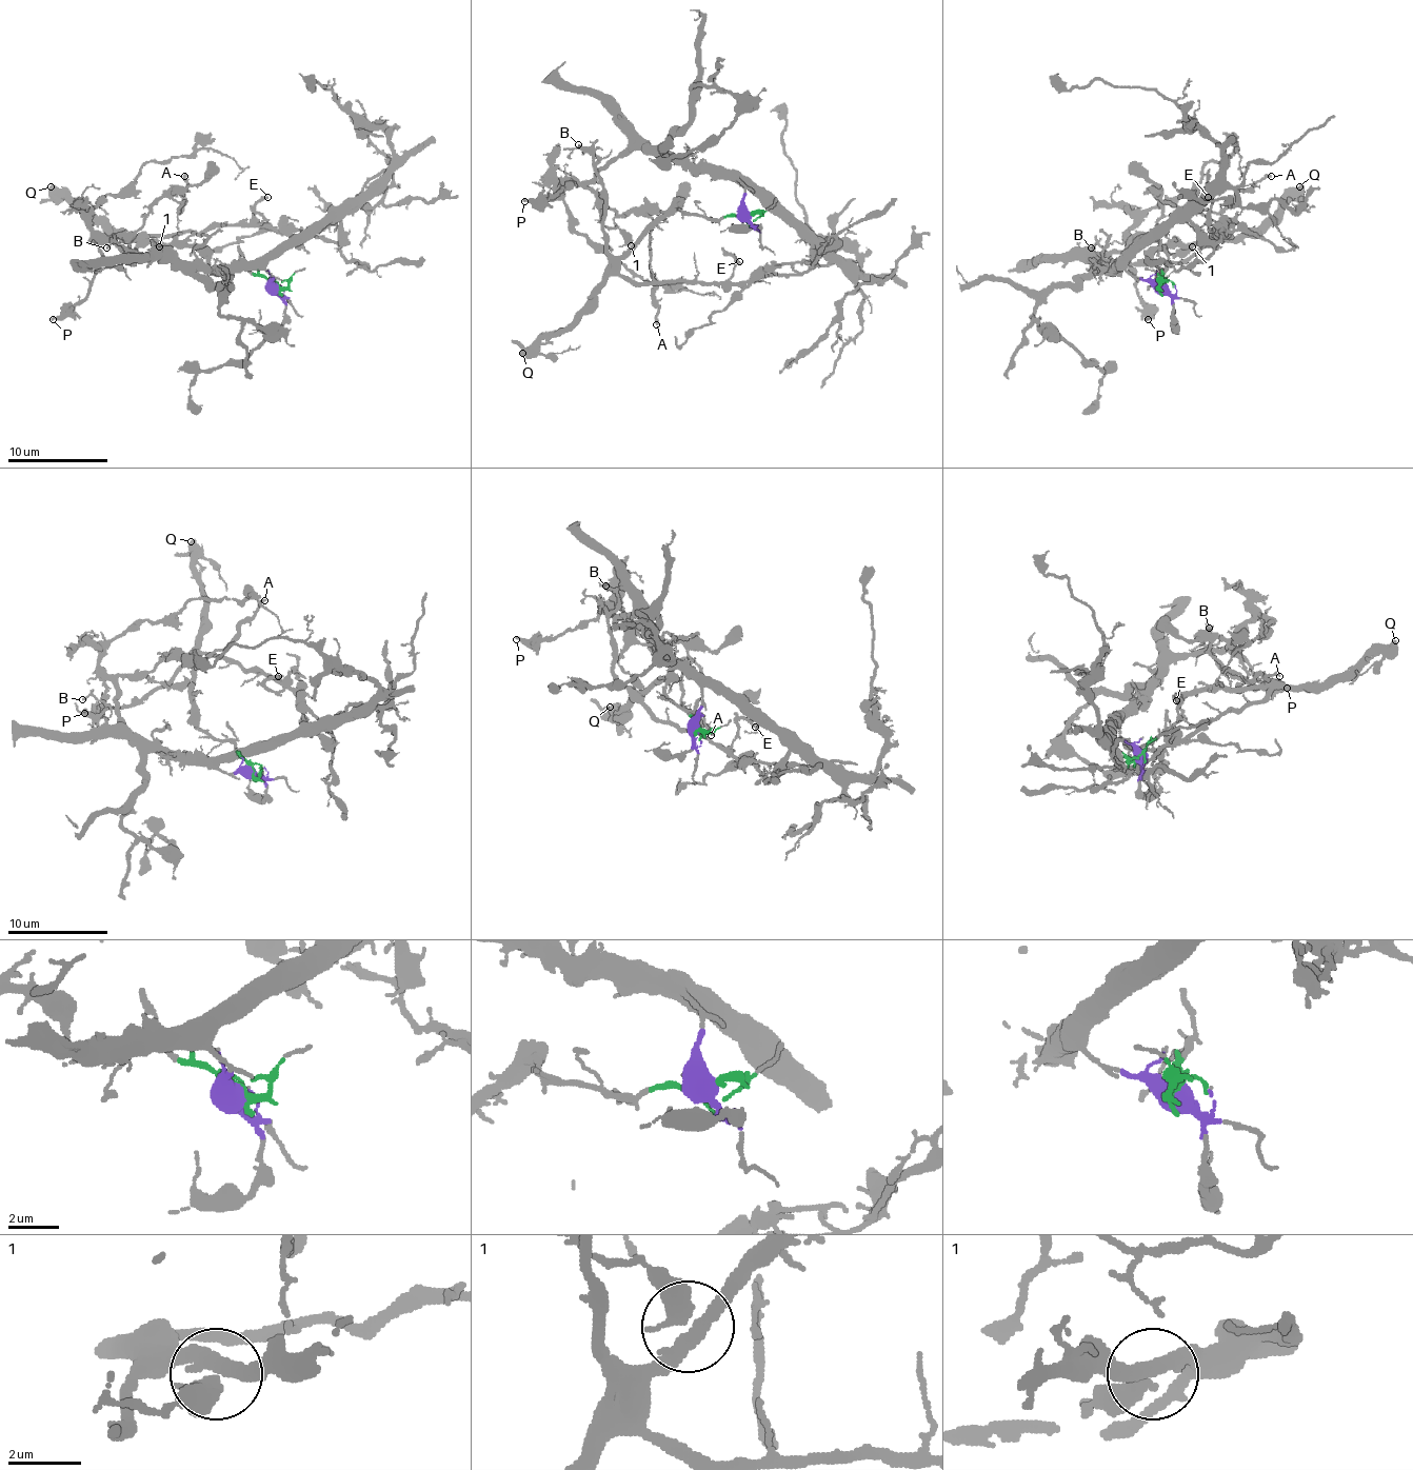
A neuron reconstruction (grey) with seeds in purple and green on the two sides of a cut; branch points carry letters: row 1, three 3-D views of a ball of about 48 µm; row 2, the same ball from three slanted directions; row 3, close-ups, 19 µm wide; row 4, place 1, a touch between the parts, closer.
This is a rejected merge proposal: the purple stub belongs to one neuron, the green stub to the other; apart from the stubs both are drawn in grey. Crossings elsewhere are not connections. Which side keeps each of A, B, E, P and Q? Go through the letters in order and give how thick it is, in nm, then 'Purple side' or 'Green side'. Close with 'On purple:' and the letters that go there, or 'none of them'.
A: Thickness 220 nm. Purple side
B: Thickness 120 nm. Green side
E: Thickness 200 nm. Green side
P: Thickness 320 nm. Purple side
Q: Thickness 600 nm. Green side
On purple: A, P

